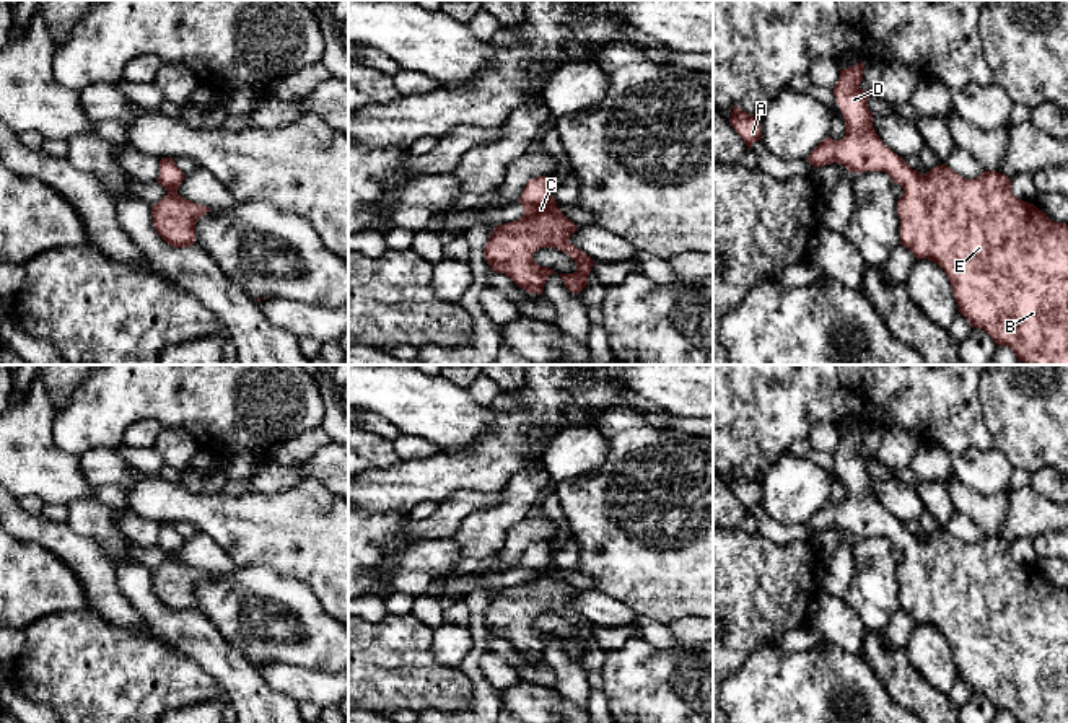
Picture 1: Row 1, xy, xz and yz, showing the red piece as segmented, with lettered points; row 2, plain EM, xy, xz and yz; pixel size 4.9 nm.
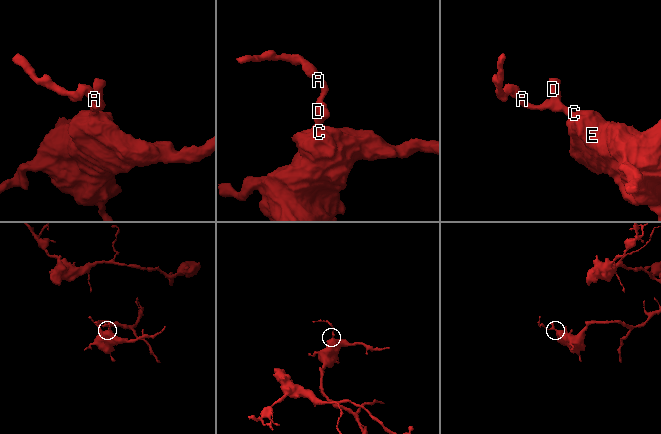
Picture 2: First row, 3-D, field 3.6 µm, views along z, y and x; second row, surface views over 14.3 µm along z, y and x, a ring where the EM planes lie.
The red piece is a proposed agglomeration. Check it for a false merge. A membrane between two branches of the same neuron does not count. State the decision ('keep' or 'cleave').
keep

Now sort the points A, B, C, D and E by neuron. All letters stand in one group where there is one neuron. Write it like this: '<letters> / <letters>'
A B C D E

